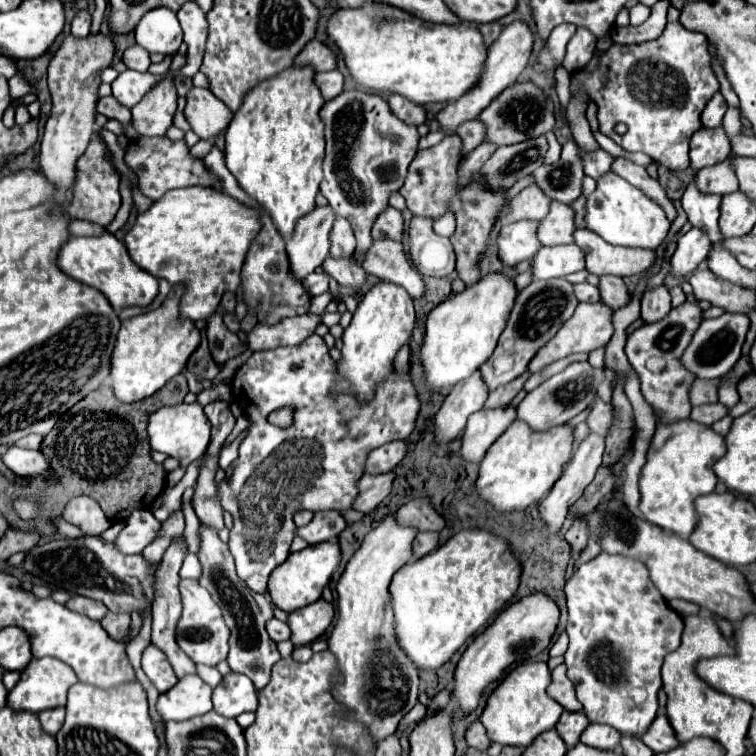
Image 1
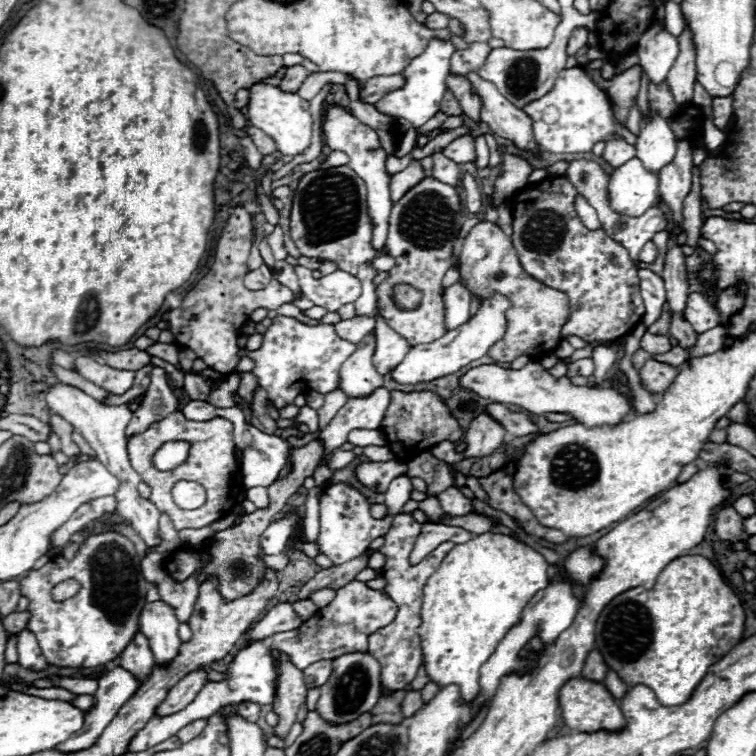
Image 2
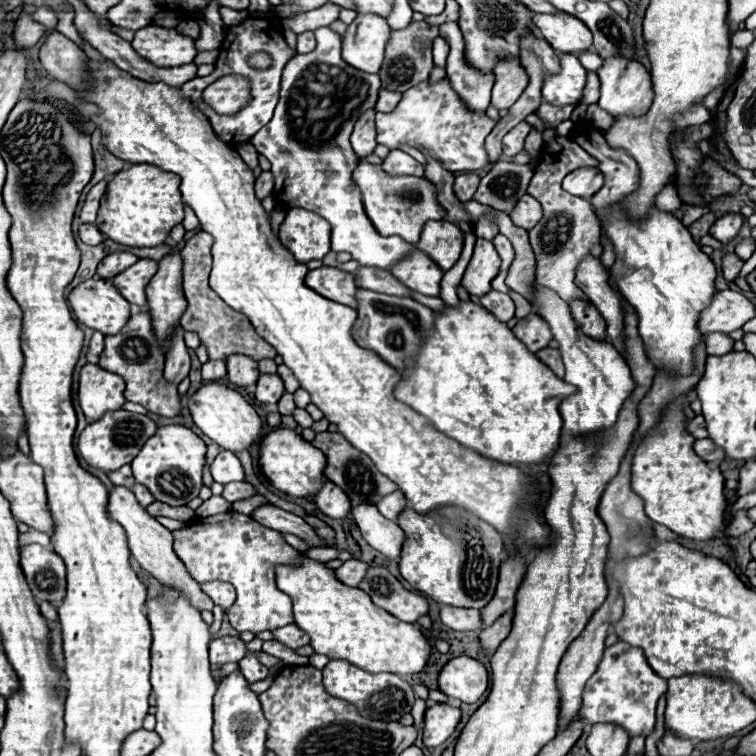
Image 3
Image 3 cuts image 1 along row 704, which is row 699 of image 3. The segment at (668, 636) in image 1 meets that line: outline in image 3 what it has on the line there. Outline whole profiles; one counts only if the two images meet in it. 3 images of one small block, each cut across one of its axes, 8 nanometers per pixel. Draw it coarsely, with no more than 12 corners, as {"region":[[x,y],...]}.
{"region":[[604,650],[580,716],[652,734],[666,682],[644,650]]}

